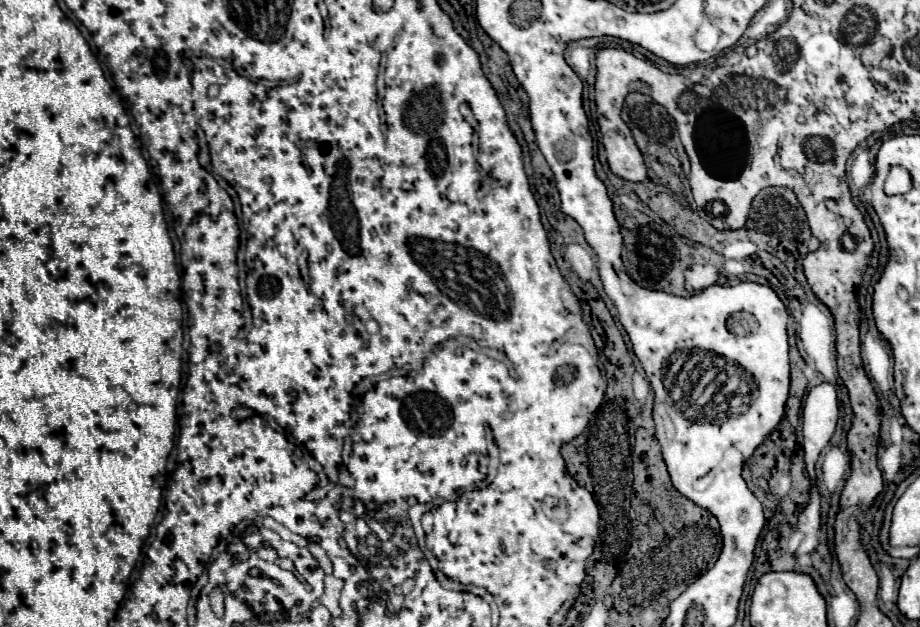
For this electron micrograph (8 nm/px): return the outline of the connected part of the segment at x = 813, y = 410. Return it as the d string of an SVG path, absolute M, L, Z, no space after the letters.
M822 382L806 394L806 402L802 406L802 430L804 430L802 450L808 474L810 478L814 478L814 462L822 452L822 448L830 442L838 420L836 388L828 382Z

